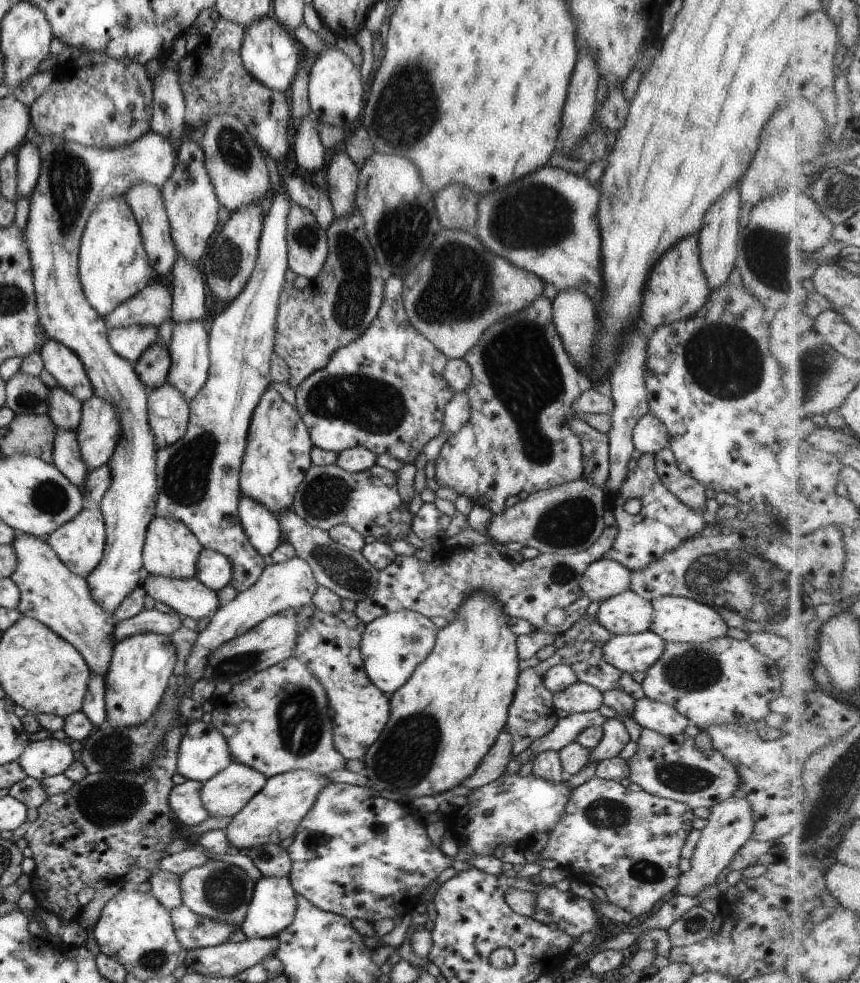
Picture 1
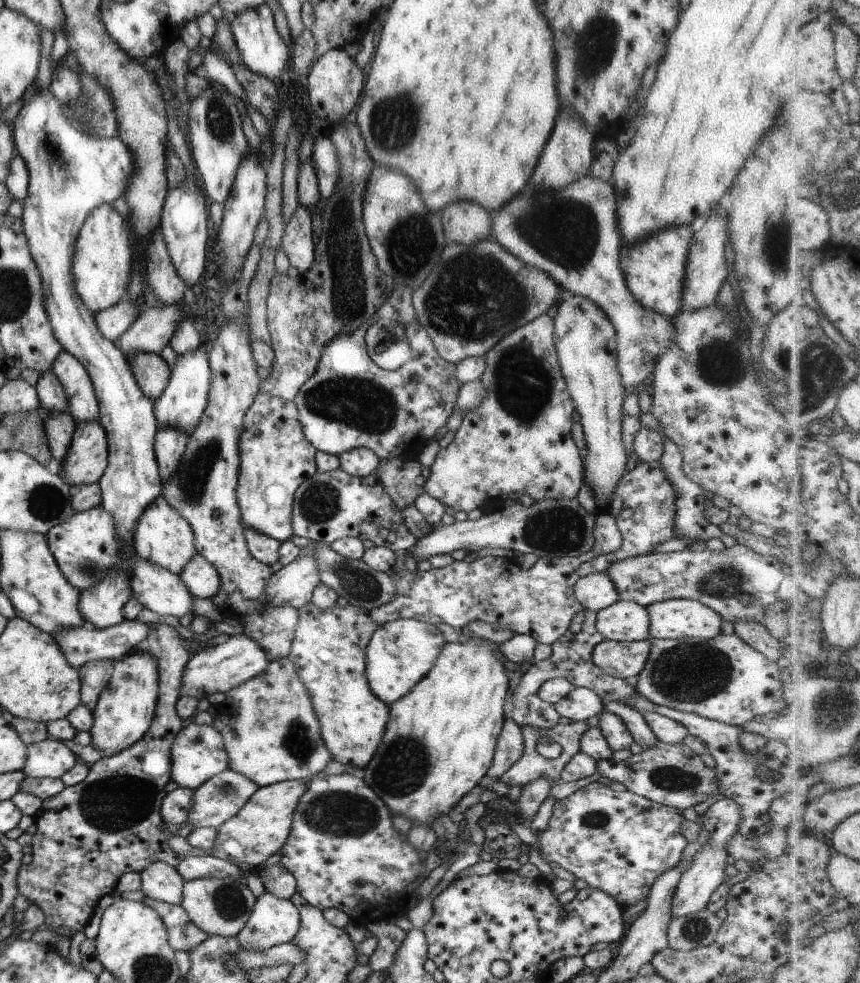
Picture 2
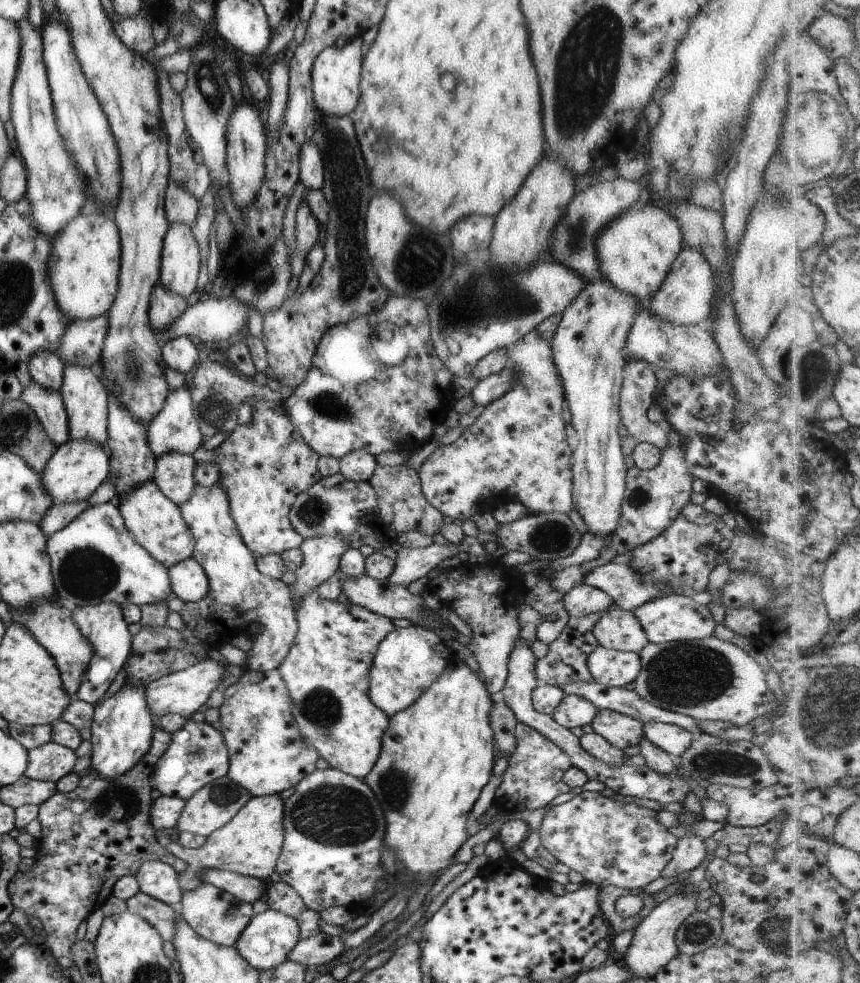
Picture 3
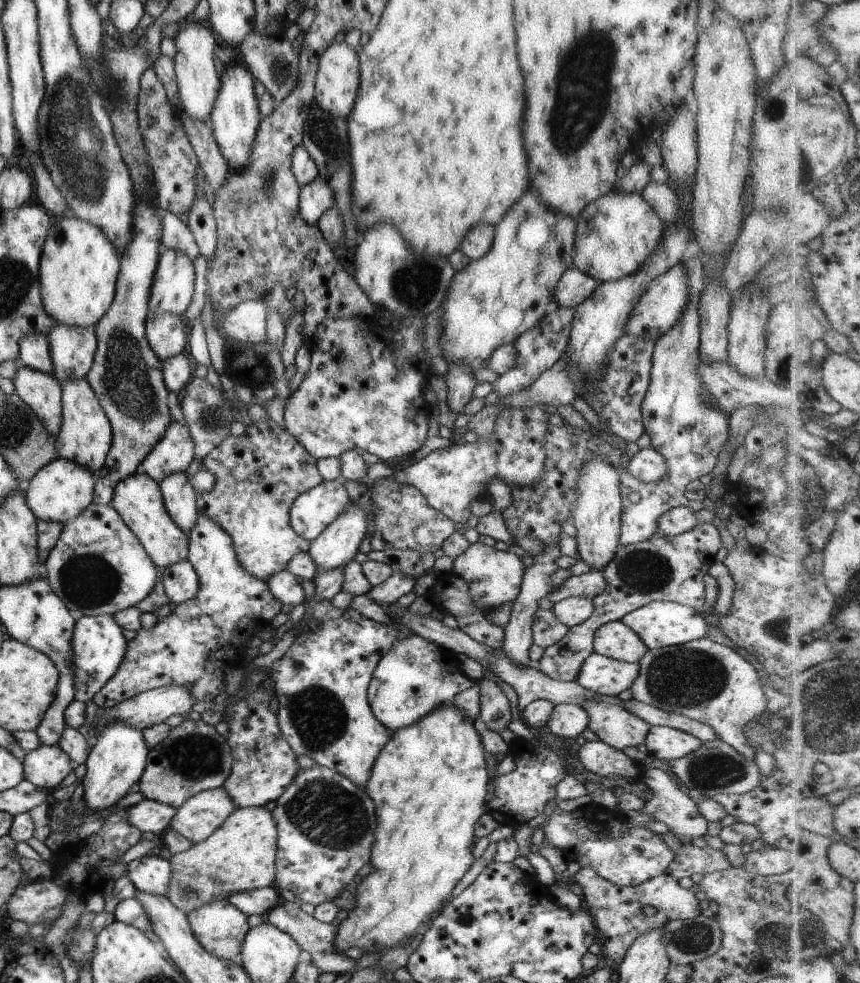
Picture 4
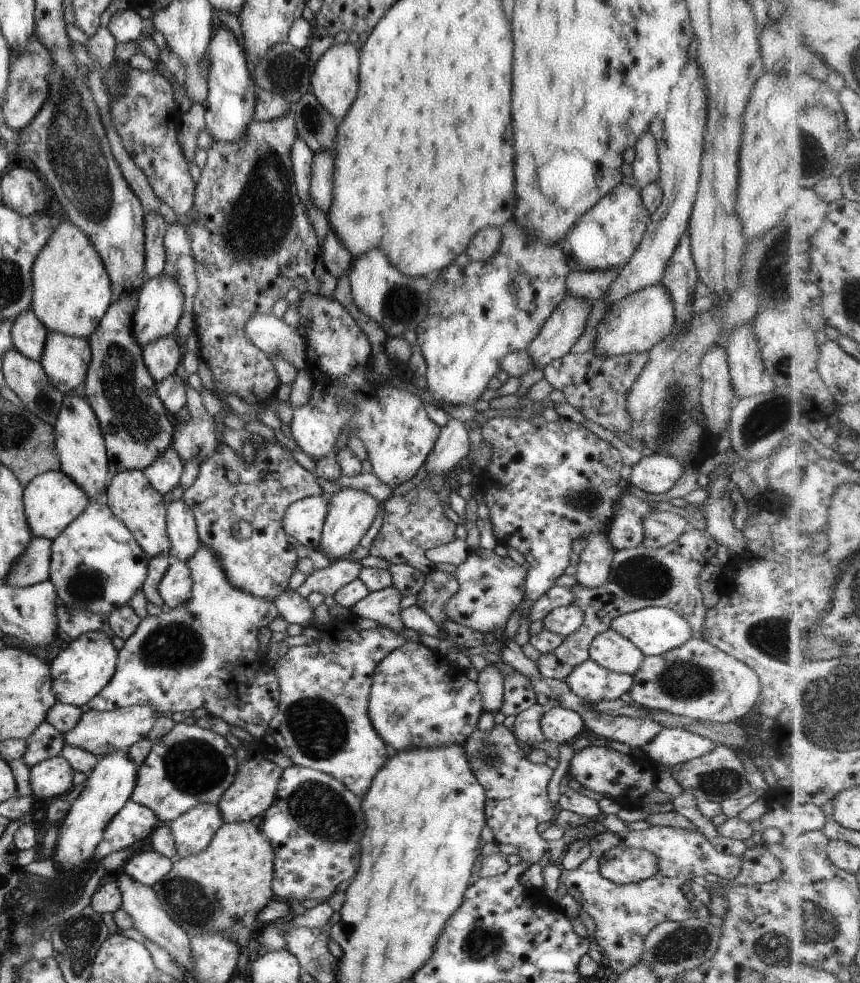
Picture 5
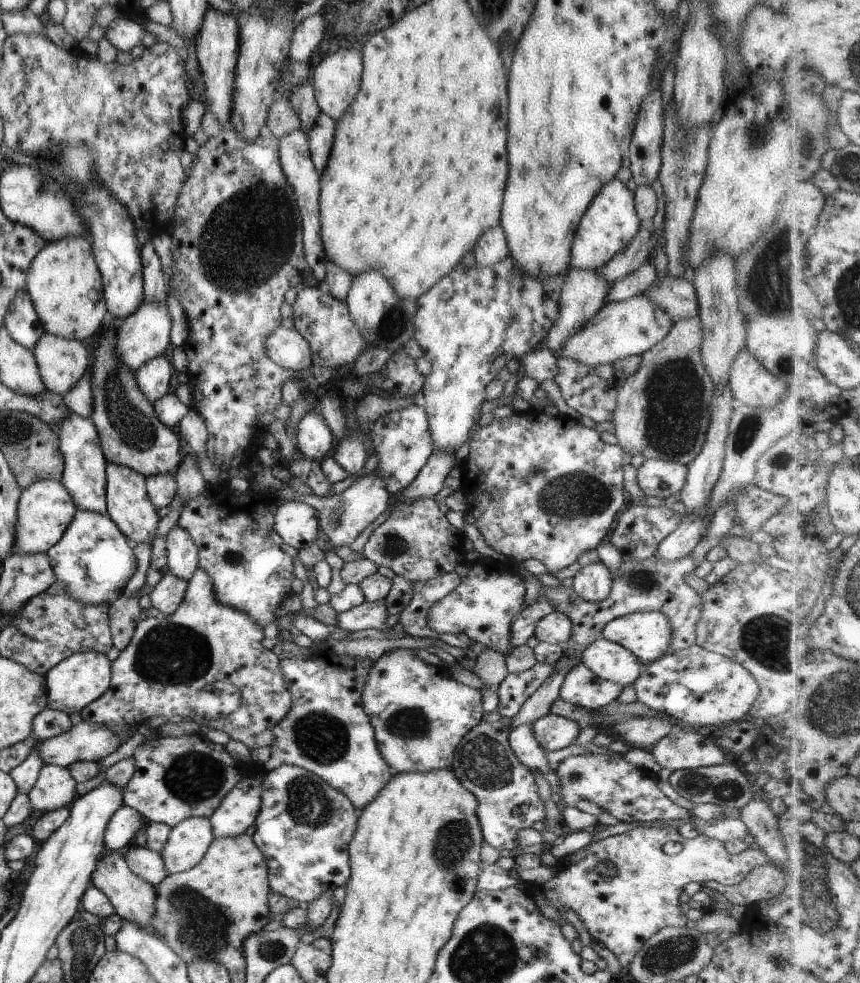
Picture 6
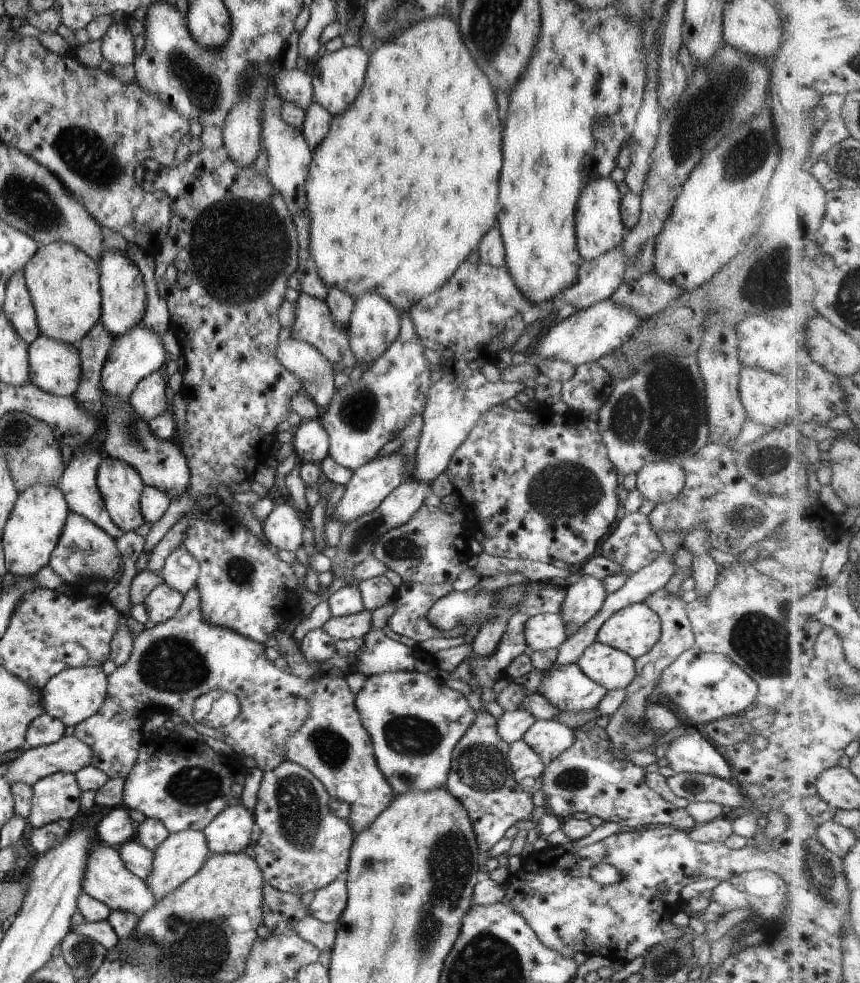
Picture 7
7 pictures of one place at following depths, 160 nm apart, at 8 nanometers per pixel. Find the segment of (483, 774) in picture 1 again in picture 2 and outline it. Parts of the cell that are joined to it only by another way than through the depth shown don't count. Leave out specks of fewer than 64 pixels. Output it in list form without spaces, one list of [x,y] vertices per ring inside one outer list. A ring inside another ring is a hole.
[[[506,713],[494,746],[491,766],[478,784],[485,787],[489,785],[494,778],[500,777],[505,770],[521,756],[522,744],[523,739],[520,726],[515,724],[515,722],[509,718],[508,713]]]

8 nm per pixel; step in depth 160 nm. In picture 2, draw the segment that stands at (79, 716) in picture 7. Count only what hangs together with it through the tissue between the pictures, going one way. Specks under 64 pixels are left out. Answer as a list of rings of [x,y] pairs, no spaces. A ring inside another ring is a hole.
[[[34,82],[22,94],[22,105],[11,123],[15,154],[21,155],[28,169],[28,187],[22,204],[21,224],[27,241],[29,254],[37,265],[42,289],[44,290],[45,314],[49,319],[53,336],[61,344],[62,350],[74,356],[87,371],[96,394],[98,423],[106,432],[108,444],[107,466],[98,480],[101,498],[100,505],[114,520],[117,547],[122,548],[120,564],[108,570],[107,576],[87,590],[79,592],[77,610],[85,624],[95,629],[104,629],[120,623],[122,606],[129,600],[130,560],[132,558],[132,533],[137,517],[155,497],[159,496],[162,482],[154,455],[154,434],[157,432],[156,418],[153,414],[153,401],[149,400],[137,386],[124,354],[116,343],[101,336],[97,330],[94,313],[82,304],[75,292],[73,277],[70,276],[70,262],[73,245],[85,217],[89,211],[103,203],[111,203],[118,198],[128,178],[132,175],[132,156],[123,142],[117,137],[95,139],[84,135],[62,115],[60,102],[48,88],[36,89]],[[93,659],[77,669],[80,678],[80,703],[92,712],[99,693],[111,676],[112,659]]]

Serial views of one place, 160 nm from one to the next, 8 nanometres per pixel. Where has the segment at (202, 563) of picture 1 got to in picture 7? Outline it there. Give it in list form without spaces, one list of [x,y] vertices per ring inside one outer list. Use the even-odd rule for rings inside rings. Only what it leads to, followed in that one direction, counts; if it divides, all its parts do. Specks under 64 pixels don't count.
[[[163,582],[159,583],[143,599],[142,604],[148,619],[156,625],[169,620],[177,612],[177,607],[181,604],[181,601],[182,594]]]

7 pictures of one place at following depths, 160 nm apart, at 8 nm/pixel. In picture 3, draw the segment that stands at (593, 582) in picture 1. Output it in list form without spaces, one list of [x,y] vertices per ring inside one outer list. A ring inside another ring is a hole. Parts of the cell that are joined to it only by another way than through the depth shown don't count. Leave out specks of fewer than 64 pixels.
[[[577,583],[562,594],[563,608],[571,617],[579,618],[597,611],[605,610],[613,604],[612,598],[605,591],[594,589],[589,585]]]

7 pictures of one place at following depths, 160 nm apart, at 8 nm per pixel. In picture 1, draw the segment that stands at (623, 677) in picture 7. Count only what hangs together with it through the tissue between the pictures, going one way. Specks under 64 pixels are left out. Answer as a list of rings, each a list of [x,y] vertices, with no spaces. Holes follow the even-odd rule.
[[[629,589],[601,601],[596,621],[613,635],[632,635],[647,631],[652,618],[650,601]]]

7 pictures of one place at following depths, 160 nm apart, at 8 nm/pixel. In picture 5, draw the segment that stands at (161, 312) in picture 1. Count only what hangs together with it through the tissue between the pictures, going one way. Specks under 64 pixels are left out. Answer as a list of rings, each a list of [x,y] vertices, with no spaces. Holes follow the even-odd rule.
[[[47,331],[39,364],[59,392],[65,394],[81,386],[89,361],[87,339]]]

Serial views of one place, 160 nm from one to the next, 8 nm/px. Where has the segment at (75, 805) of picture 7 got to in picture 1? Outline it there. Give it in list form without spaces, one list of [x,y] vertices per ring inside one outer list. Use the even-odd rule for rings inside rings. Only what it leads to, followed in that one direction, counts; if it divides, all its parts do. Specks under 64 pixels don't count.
[[[49,737],[29,741],[17,761],[26,776],[41,780],[61,774],[73,762],[73,751],[64,741]]]

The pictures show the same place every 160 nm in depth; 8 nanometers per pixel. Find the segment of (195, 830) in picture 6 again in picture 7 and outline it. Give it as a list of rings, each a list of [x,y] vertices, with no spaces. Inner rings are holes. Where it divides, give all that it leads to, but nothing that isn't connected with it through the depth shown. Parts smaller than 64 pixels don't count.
[[[202,831],[169,833],[167,838],[152,850],[153,860],[149,874],[143,879],[153,898],[158,901],[172,893],[182,882],[191,878],[210,857]]]

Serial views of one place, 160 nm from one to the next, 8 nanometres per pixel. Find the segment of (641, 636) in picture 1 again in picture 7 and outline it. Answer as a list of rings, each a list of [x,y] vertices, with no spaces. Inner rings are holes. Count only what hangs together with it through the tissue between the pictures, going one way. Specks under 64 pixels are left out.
[[[575,663],[544,670],[536,692],[559,711],[595,709],[606,688],[587,678]]]

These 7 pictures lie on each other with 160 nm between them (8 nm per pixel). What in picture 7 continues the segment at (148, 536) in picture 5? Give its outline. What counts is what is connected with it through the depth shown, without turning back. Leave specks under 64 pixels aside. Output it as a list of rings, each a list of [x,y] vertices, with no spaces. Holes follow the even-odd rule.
[[[111,457],[102,458],[96,471],[97,490],[102,496],[106,512],[113,524],[124,533],[129,530],[135,531],[144,522],[139,508],[139,497],[144,487],[141,477],[132,466]]]

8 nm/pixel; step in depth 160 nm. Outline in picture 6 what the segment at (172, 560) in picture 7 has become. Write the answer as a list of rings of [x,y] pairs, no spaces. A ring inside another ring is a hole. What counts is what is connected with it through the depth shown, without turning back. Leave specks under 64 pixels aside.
[[[177,526],[164,535],[166,542],[166,565],[174,577],[188,581],[198,568],[197,547],[186,530]]]

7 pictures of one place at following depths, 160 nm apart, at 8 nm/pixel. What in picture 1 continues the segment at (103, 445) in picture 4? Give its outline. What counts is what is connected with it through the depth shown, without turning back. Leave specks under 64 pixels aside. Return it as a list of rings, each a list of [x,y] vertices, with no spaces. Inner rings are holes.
[[[48,338],[39,353],[45,372],[53,376],[59,387],[80,403],[93,395],[92,384],[81,361],[66,346]]]

